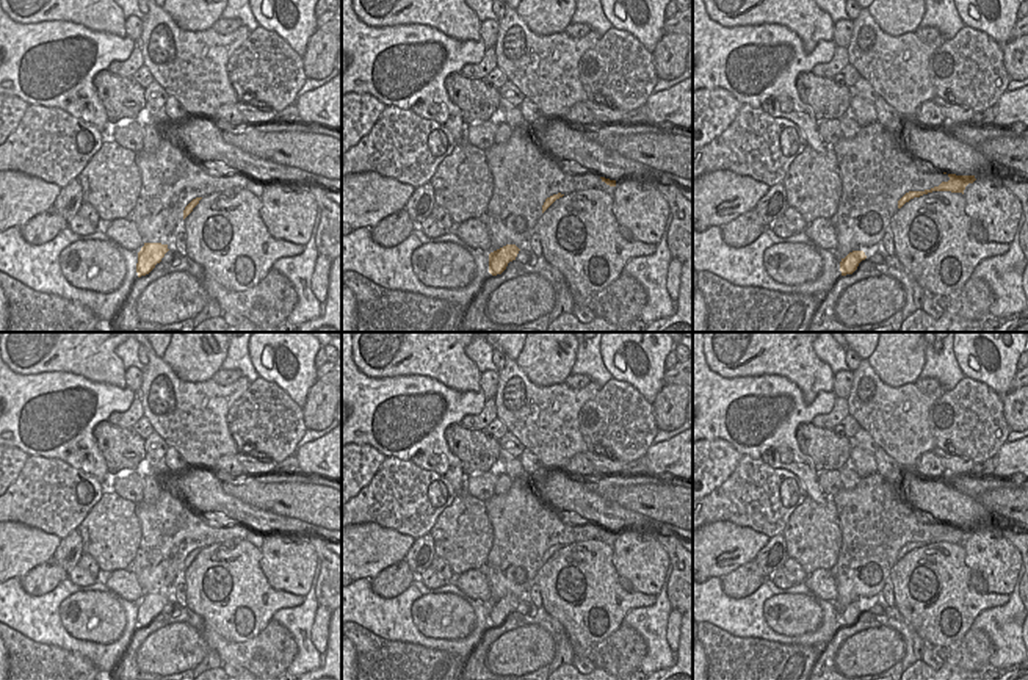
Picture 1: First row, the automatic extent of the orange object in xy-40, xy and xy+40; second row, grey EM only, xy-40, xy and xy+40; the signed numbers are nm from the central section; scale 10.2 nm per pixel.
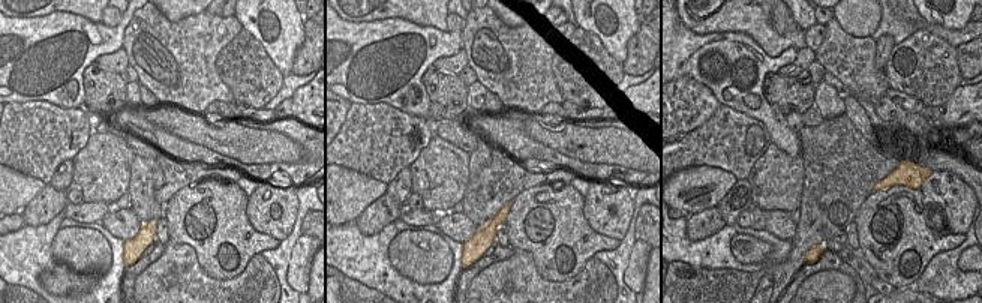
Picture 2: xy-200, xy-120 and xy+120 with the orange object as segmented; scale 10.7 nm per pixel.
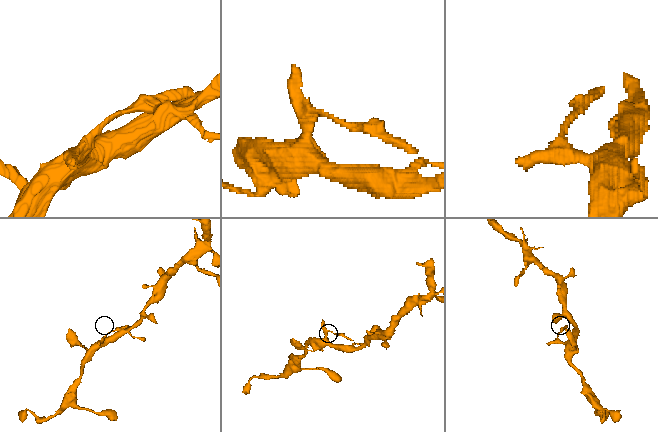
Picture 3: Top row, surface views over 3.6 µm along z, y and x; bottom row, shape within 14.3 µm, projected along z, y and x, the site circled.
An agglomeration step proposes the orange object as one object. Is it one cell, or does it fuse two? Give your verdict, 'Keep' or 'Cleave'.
Cleave.

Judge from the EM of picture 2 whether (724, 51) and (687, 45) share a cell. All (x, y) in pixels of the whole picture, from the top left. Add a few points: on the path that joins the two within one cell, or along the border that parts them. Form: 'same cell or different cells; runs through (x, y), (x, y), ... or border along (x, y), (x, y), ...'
same cell; runs through (715, 48), (696, 48)

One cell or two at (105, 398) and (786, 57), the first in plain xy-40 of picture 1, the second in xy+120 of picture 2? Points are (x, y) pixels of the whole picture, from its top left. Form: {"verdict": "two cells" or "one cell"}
{"verdict": "one cell"}

